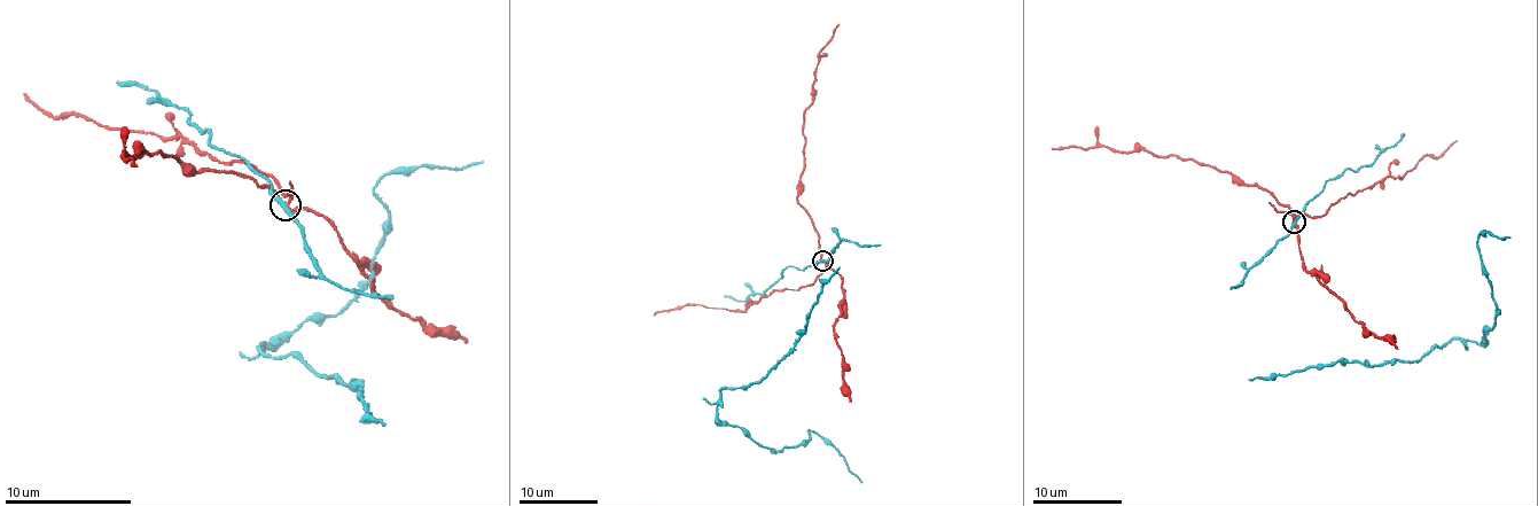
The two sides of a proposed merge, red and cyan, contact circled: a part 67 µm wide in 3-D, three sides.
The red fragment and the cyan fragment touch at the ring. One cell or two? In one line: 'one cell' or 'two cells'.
two cells

